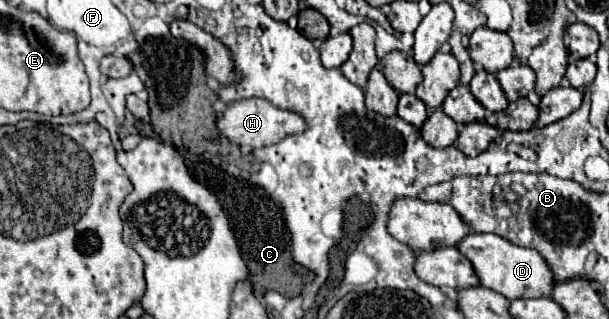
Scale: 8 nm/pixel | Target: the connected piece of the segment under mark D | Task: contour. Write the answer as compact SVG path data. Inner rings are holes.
M472 233L464 237L458 245L462 255L466 255L478 277L480 283L488 289L494 289L496 293L502 293L506 299L520 299L520 297L550 297L552 289L556 285L554 273L550 273L550 267L546 261L542 261L542 255L536 249L518 247L504 237L490 235L490 233Z

